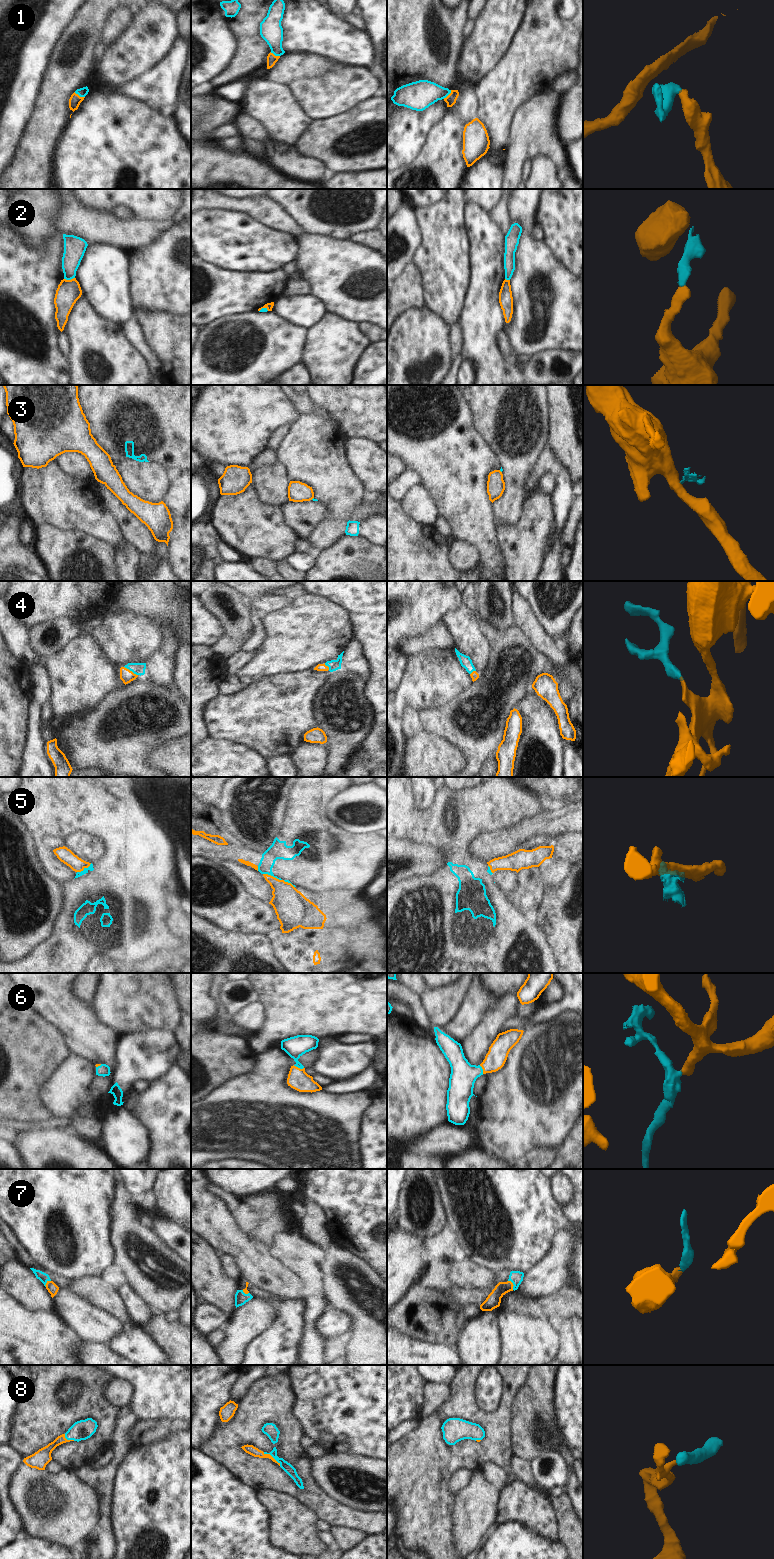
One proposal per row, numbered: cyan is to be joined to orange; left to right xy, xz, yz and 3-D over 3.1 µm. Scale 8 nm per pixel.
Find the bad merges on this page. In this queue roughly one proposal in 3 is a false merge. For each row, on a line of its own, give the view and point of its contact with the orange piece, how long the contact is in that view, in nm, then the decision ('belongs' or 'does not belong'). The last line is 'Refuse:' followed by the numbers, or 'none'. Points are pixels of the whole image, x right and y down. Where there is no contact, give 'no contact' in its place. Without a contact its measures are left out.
1: contact xy (78, 95); length 100 nm; belongs
2: contact xy (69, 280); length 90 nm; does not belong
3: contact xz (312, 498); length 30 nm; does not belong
4: contact xy (131, 671); length 130 nm; belongs
5: contact xz (272, 876); length 160 nm; does not belong
6: contact xz (297, 1067); length 90 nm; belongs
7: contact yz (512, 1284); length 90 nm; belongs
8: contact xz (272, 1457); length 180 nm; belongs
Refuse: 2, 3, 5

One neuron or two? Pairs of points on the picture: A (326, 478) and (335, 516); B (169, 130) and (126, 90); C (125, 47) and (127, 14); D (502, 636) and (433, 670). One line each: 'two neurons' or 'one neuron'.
A: one neuron
B: two neurons
C: two neurons
D: two neurons

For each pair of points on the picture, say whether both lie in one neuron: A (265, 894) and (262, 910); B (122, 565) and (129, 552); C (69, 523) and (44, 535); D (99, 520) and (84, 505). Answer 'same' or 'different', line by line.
A: different
B: same
C: different
D: same

